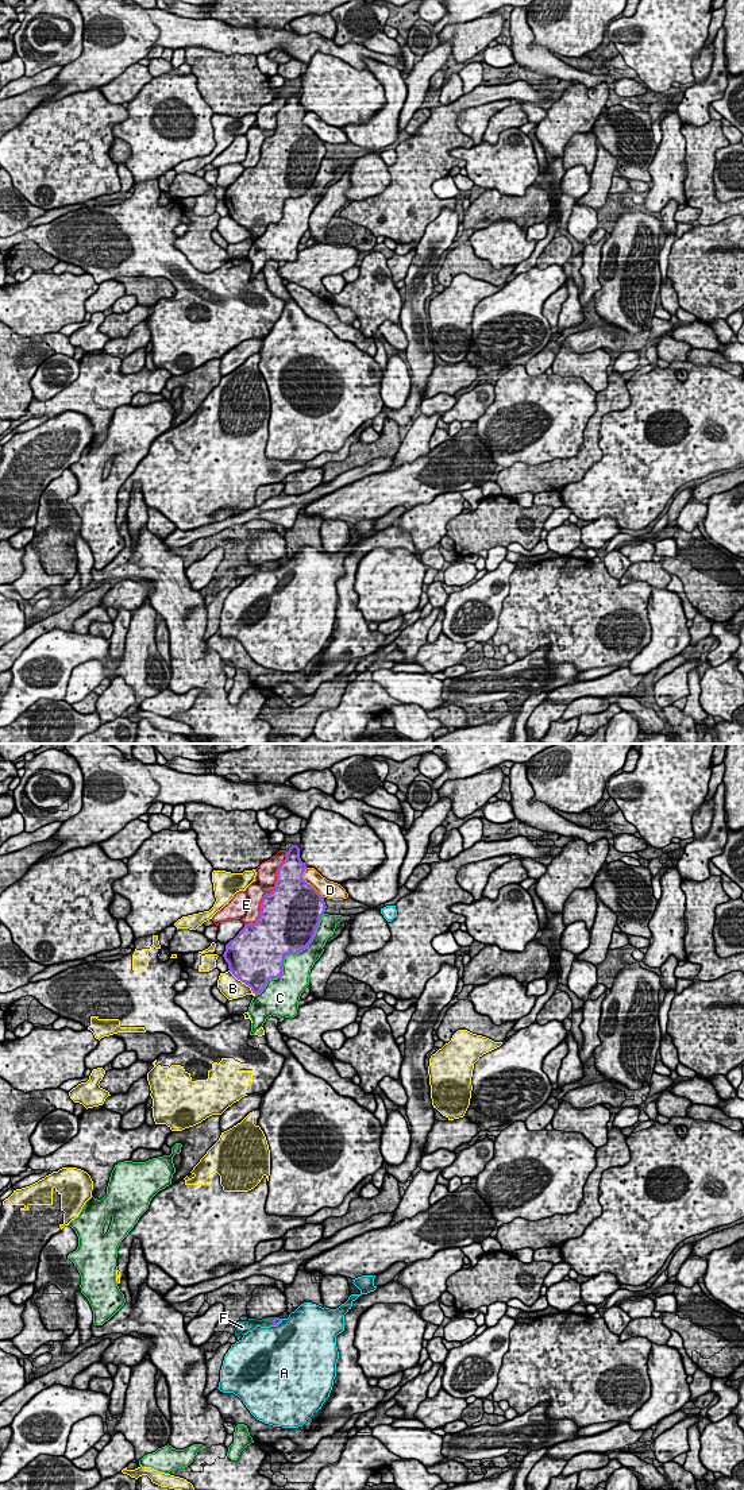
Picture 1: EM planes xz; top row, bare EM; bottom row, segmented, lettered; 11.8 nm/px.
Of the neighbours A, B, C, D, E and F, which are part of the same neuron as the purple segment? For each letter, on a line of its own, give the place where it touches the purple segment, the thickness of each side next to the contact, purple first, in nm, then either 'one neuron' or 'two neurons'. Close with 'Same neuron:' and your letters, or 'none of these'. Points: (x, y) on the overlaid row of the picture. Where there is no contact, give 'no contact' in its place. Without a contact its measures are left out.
A: contact xz (277, 1324); calibres 90 and 500 nm; two neurons
B: contact xz (242, 981); calibres 500 and 260 nm; two neurons
C: contact xz (289, 953); calibres 500 and 340 nm; two neurons
D: contact xz (307, 883); calibres 500 and 200 nm; two neurons
E: contact xz (270, 892); calibres 500 and 260 nm; two neurons
F: contact xz (273, 1321); calibres 90 and 120 nm; one neuron
Same neuron: F

